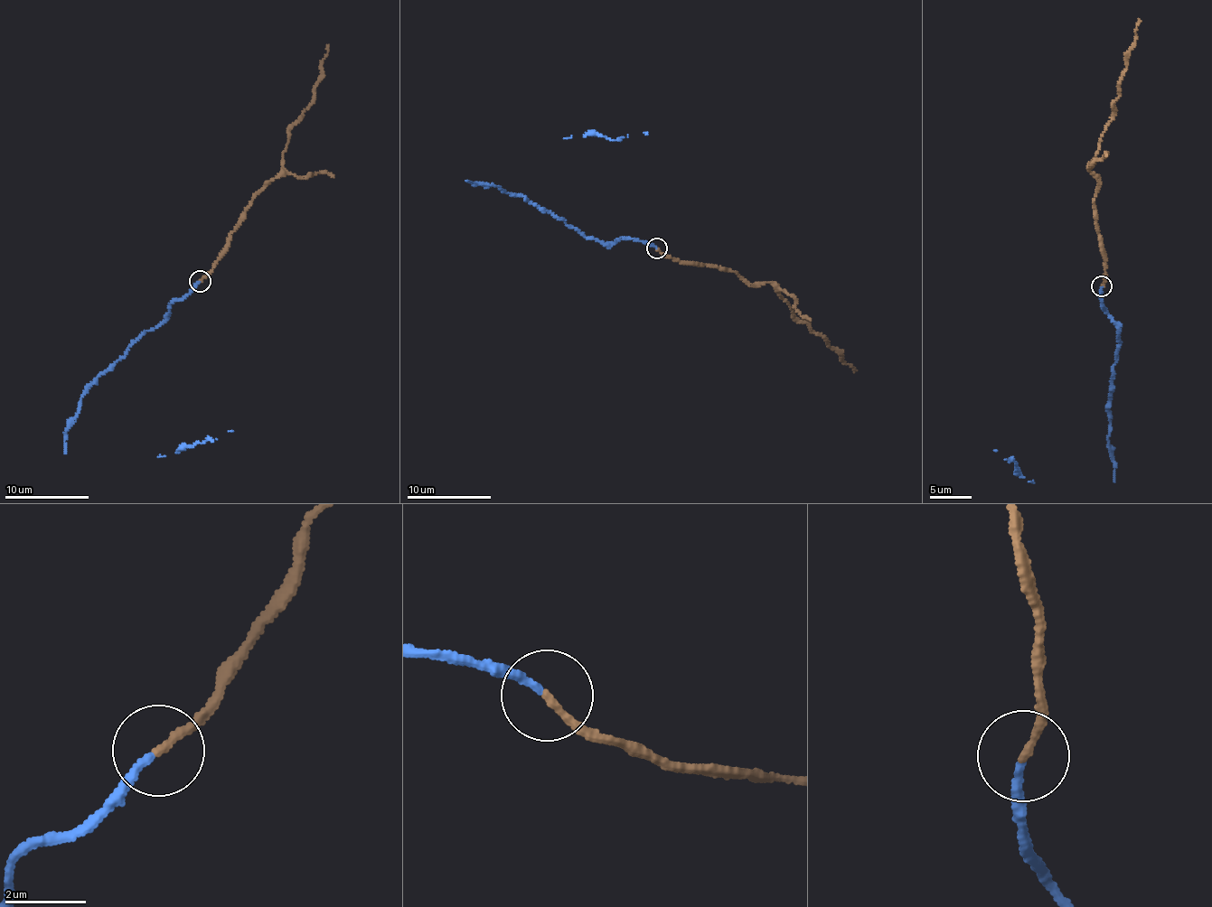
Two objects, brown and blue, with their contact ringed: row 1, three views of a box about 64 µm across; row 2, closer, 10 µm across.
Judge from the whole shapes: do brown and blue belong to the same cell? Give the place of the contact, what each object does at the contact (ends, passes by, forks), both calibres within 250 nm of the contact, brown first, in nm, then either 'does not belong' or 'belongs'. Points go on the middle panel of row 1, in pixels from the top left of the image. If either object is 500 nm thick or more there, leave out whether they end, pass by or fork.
at (657, 247); brown ends there; blue ends there; 200 nm thick on the brown side, 190 nm on the other; does not belong

